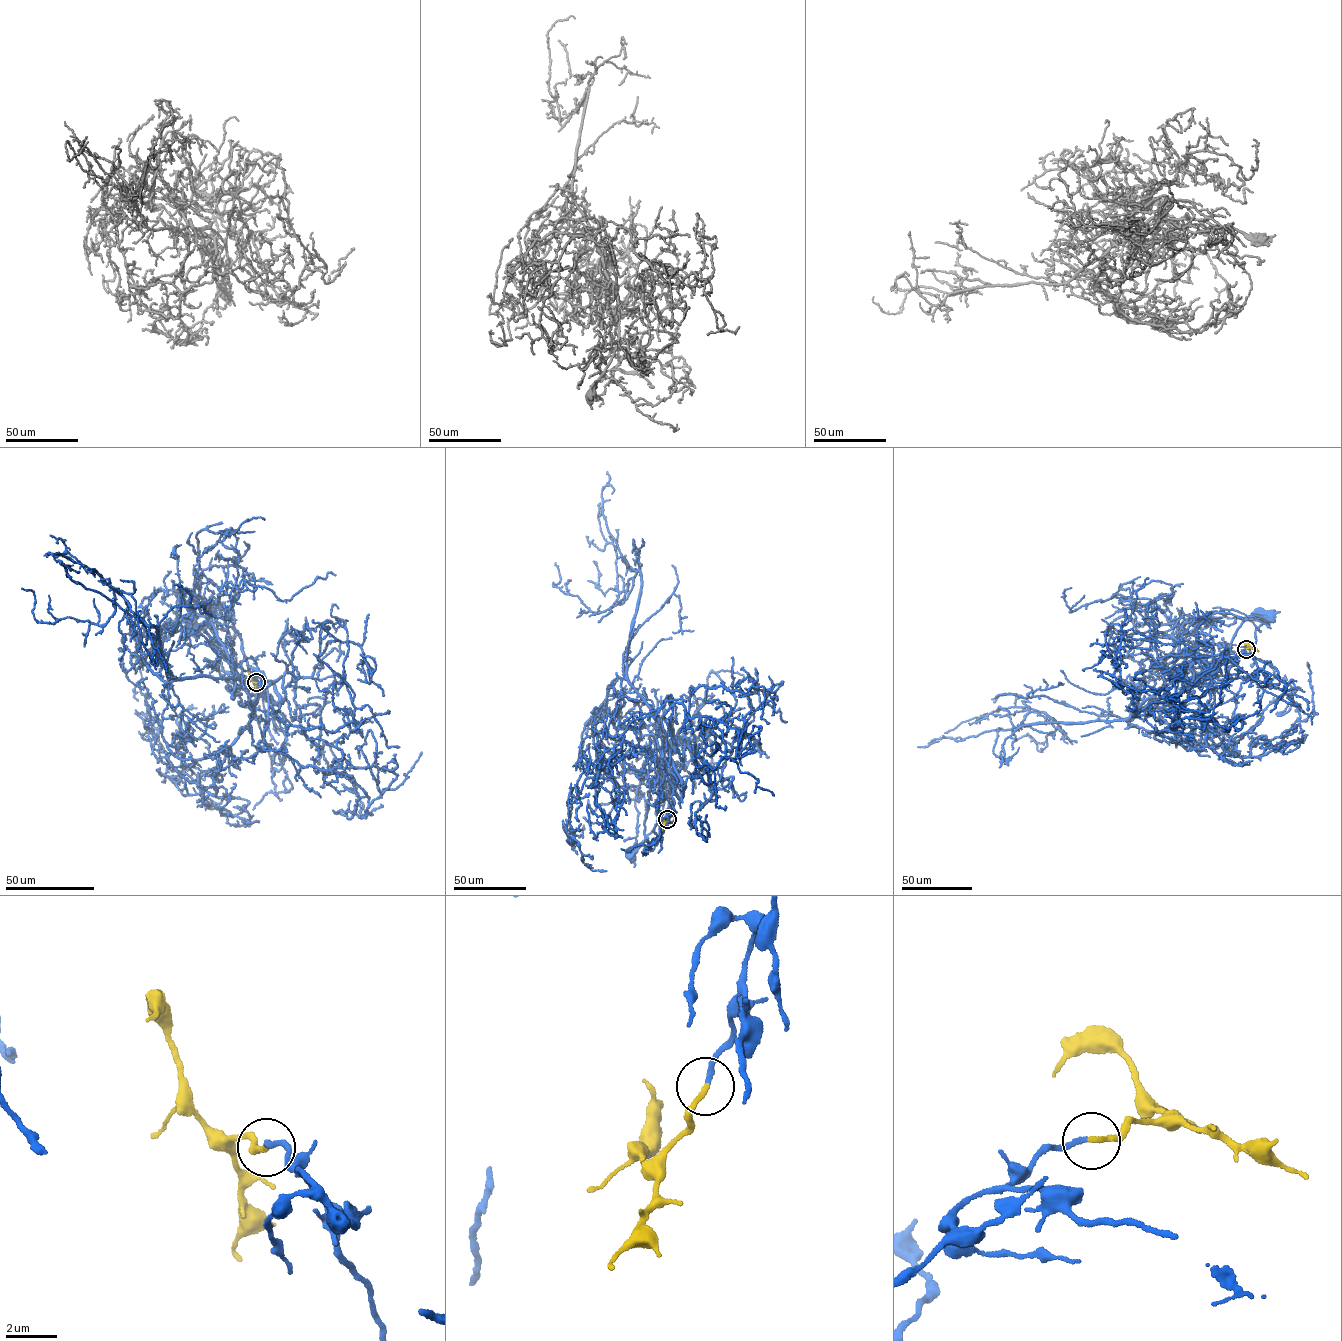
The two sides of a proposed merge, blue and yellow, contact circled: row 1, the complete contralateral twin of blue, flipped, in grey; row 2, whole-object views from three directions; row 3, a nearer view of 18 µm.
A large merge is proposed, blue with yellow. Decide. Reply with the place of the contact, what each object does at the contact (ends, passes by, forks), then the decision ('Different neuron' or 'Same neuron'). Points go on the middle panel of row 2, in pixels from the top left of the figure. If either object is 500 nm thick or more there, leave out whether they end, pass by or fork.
Place: (667, 819). At the ring blue ends. At the ring yellow ends. Same neuron

